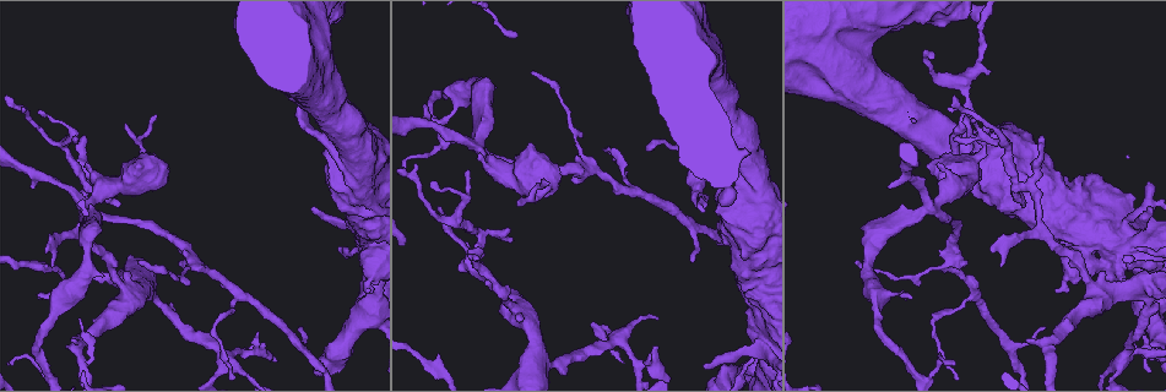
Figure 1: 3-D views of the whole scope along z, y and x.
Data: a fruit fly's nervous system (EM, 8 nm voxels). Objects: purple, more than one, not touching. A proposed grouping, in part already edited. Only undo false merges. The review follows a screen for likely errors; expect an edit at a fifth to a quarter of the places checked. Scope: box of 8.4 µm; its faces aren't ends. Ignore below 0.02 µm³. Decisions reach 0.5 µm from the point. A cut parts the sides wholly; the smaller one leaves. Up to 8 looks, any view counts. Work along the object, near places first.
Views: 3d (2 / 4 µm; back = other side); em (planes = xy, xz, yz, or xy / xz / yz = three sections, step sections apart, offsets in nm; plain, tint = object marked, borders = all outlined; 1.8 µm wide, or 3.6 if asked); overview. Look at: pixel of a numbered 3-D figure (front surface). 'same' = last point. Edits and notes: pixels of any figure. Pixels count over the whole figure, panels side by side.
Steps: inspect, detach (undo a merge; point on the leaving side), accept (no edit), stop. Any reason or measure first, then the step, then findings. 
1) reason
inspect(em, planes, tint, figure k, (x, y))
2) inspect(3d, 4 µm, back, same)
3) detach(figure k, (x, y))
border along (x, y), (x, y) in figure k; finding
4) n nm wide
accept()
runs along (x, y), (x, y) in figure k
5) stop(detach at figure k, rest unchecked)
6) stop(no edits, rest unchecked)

thick turns thin
inspect(em, planes, tint, figure 1, (341, 152))

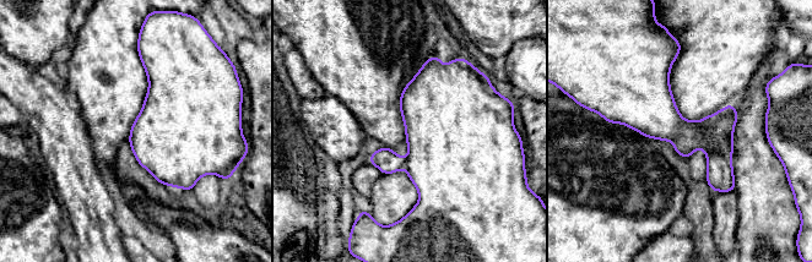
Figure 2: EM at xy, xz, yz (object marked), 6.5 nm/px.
detach(figure 2, (720, 178))
border along (707, 154), (720, 151), (730, 157) in figure 2; a second neuron is stuck on

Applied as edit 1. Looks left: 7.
inspect(overview)

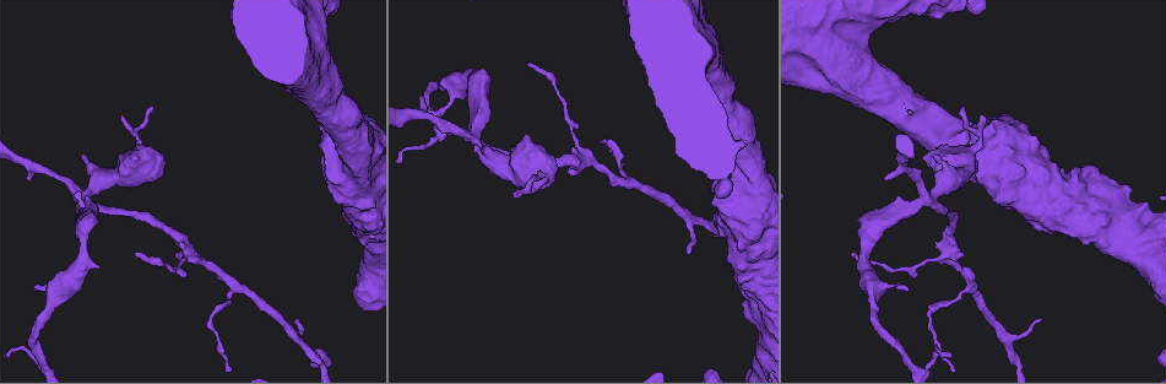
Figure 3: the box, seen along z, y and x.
four arms meet
inspect(em, planes, tint, figure 3, (480, 144))

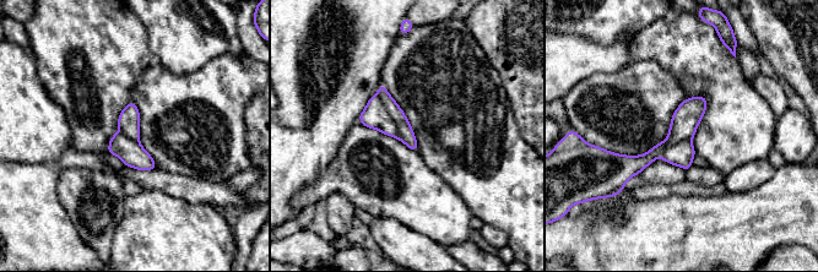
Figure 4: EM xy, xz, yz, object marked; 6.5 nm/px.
180 nm wide
detach(figure 4, (374, 115))
border along (377, 93), (395, 123), (400, 139) in figure 4; two neurons meet here

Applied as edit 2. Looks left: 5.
stop(detach at figure 2, detach at figure 4, rest unchecked)

